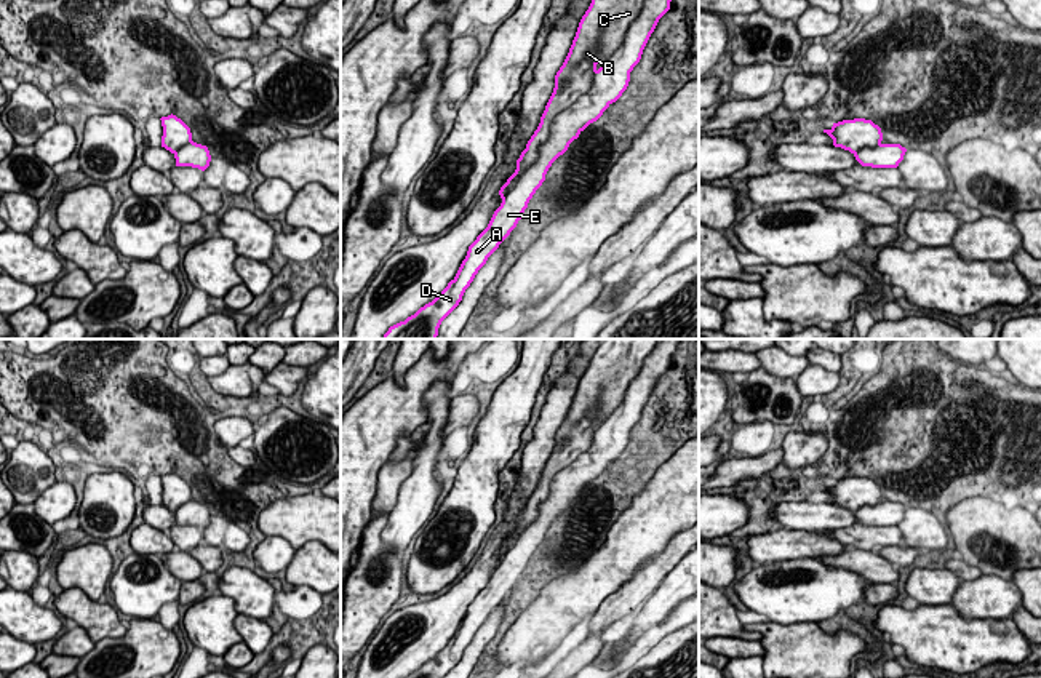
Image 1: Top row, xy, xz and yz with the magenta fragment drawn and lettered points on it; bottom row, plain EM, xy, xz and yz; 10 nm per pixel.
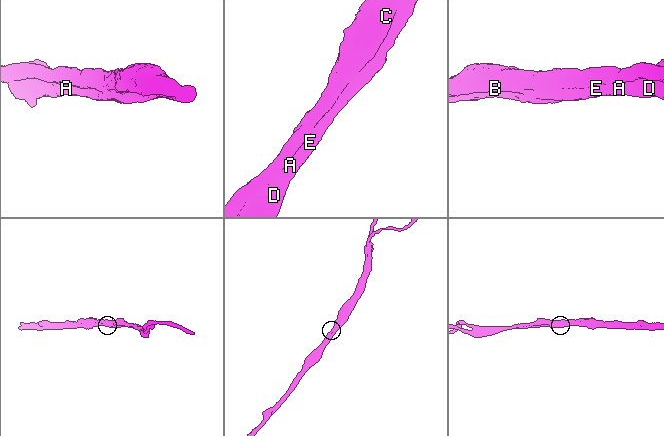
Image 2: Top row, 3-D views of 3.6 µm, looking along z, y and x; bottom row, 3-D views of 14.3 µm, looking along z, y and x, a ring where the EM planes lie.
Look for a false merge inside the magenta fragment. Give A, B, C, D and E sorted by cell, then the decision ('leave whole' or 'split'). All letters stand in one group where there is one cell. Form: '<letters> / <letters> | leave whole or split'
A D E / B C | split

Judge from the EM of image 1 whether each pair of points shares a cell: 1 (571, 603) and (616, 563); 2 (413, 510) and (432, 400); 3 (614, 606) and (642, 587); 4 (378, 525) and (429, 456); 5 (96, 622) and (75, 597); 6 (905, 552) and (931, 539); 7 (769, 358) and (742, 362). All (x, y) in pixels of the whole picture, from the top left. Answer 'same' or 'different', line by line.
1: same
2: same
3: same
4: different
5: same
6: different
7: different

